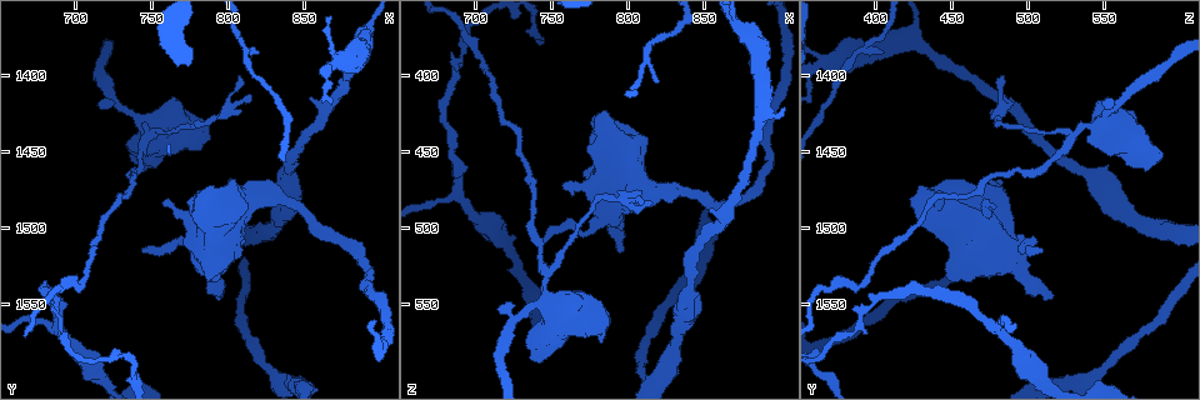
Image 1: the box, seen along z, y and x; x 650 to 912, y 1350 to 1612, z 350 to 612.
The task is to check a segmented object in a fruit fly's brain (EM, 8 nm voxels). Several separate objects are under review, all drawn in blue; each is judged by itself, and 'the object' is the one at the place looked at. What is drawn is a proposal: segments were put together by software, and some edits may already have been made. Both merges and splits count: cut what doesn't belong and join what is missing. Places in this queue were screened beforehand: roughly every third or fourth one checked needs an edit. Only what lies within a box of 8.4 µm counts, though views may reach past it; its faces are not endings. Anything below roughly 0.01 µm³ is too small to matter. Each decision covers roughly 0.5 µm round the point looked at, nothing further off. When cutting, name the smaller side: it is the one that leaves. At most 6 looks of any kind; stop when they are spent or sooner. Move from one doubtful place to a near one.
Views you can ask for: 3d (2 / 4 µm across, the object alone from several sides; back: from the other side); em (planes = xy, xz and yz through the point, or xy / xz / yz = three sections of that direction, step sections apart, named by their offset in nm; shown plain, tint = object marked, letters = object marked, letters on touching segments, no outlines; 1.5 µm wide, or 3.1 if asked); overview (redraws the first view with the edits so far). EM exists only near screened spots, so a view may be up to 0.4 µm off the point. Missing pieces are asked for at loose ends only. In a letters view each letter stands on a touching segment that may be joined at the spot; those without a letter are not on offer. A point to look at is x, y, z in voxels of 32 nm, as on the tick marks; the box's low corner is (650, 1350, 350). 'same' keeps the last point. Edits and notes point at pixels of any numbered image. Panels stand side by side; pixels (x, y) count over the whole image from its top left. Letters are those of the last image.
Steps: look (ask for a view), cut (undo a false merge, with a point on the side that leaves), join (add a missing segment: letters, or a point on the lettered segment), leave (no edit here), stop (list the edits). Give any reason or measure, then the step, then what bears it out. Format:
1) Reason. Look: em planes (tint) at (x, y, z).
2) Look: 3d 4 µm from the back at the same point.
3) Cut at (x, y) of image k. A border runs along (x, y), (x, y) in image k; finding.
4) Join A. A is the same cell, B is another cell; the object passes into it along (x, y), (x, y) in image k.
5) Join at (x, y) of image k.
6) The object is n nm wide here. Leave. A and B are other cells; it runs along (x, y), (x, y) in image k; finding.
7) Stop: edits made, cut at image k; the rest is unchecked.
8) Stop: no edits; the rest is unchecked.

Calibre changes. Look: em planes (tint) at (748, 1434, 548).

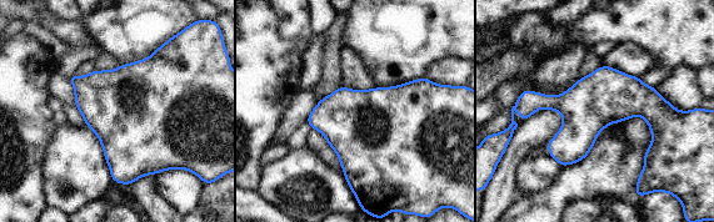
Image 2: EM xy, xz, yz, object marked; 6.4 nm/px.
See the neighbours. Look: em planes (letters) at the same point.

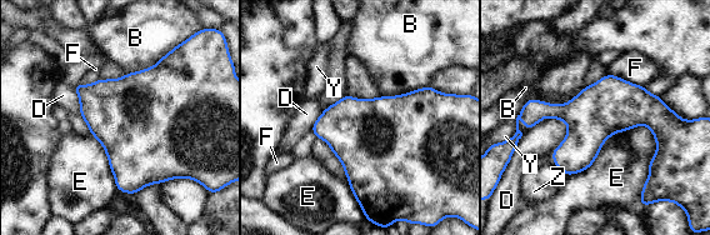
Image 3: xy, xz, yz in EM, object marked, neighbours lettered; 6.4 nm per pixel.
The object is 360 nm wide here. Leave. B, D, E, F, Y and Z are other cells; a border runs along (656, 140), (614, 133), (565, 176) in image 3; all the same neuron.

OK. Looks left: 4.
Thin end. Look: em yz step 8 (tint) at (744, 1514, 510).

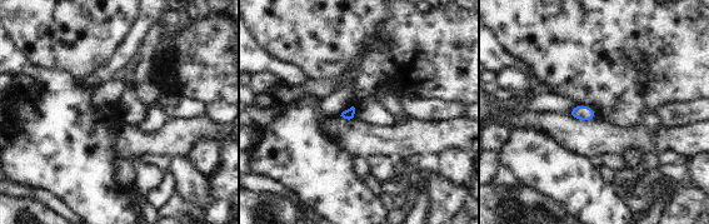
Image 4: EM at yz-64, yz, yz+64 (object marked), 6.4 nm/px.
Look: em yz step 8 (letters) at the same point.

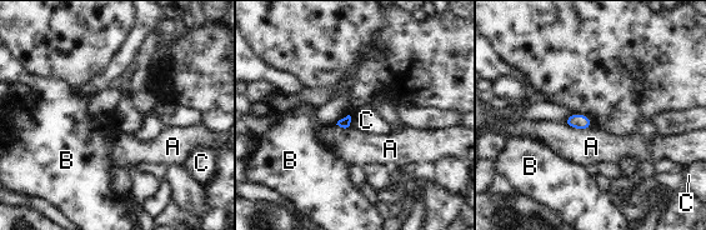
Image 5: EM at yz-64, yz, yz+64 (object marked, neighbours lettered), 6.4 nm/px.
The longest contact is with A, 190 nm. Leave. A, B and C are other cells; a border runs along (351, 116), (349, 124) in image 5; none of them fits.

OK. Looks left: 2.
Look: 3d 2 µm at (818, 1386, 404).

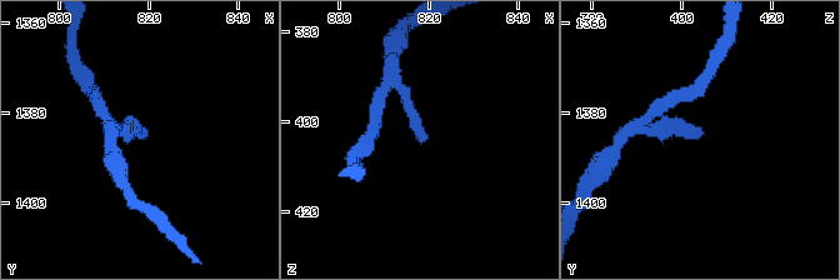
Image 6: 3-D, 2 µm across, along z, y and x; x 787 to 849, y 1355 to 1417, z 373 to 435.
Look: em planes (letters) at (819, 1385, 405).

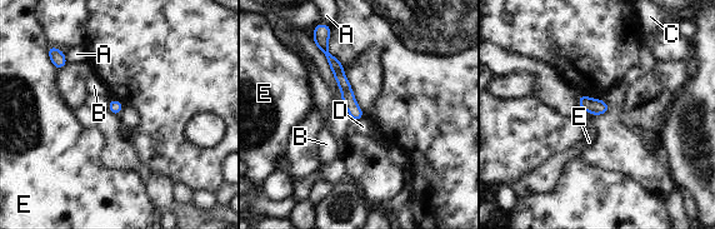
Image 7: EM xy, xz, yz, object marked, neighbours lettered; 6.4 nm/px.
Leave. A, B, C, D and E are other cells; it runs along (330, 58), (356, 117) in image 7; none of them fits.

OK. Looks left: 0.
Stop: no edits; the rest is unchecked.

